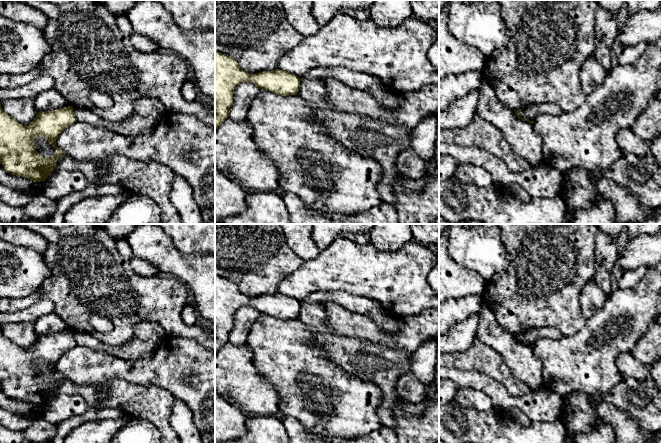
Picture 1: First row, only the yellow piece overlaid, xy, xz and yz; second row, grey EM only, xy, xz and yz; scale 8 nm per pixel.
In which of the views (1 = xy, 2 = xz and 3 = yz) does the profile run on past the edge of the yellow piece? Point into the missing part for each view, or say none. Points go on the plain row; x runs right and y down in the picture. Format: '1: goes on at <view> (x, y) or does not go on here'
1: does not go on here
2: does not go on here
3: does not go on here

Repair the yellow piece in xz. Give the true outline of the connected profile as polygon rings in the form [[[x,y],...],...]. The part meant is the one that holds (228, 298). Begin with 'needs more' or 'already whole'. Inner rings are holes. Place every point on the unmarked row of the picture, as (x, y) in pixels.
already whole | [[[215,275],[215,354],[229,341],[233,315],[241,306],[252,306],[261,314],[289,320],[298,318],[301,303],[280,293],[250,298],[234,282]]]

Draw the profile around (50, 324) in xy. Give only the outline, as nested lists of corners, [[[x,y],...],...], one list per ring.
[[[56,313],[40,317],[34,325],[37,337],[54,335],[69,330],[68,325]]]

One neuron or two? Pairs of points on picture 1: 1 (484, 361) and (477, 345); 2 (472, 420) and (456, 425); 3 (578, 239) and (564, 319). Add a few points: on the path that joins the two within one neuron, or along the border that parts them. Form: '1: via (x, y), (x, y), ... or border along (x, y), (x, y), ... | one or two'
1: via (480, 357), (477, 349) | one
2: via (468, 424), (460, 425) | one
3: via (566, 259), (564, 264), (564, 299) | one

